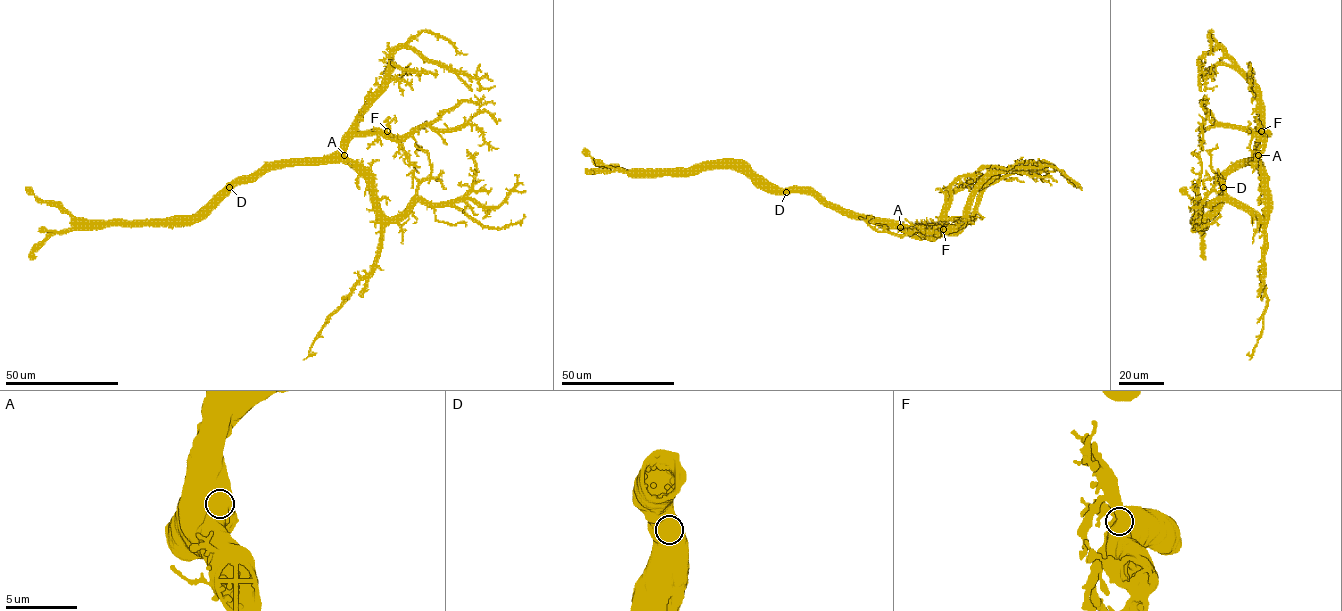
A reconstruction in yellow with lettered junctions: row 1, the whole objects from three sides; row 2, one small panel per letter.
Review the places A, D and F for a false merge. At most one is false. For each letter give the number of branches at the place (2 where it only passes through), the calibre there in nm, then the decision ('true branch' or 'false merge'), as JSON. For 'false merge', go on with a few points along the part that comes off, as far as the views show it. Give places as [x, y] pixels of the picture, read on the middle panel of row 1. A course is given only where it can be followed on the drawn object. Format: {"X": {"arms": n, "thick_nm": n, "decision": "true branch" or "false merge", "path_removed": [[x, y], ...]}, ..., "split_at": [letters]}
{"A": {"arms": 2, "thick_nm": 600, "decision": "true branch"}, "D": {"arms": 2, "thick_nm": 1050, "decision": "true branch"}, "F": {"arms": 2, "thick_nm": 750, "decision": "true branch"}, "split_at": []}

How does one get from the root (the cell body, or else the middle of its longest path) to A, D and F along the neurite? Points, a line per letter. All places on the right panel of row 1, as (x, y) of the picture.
A: (1210, 218), (1219, 207), (1223, 180), (1236, 166), (1258, 155)
D: (1210, 218), (1219, 207), (1223, 186)
F: (1210, 218), (1219, 207), (1223, 180), (1251, 157), (1267, 135), (1261, 131)

